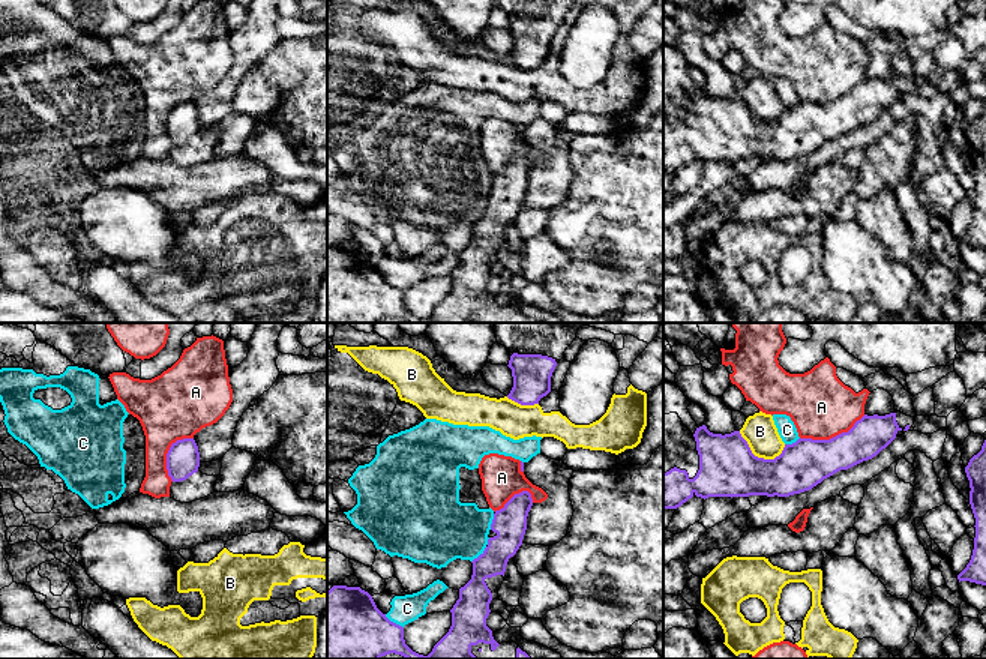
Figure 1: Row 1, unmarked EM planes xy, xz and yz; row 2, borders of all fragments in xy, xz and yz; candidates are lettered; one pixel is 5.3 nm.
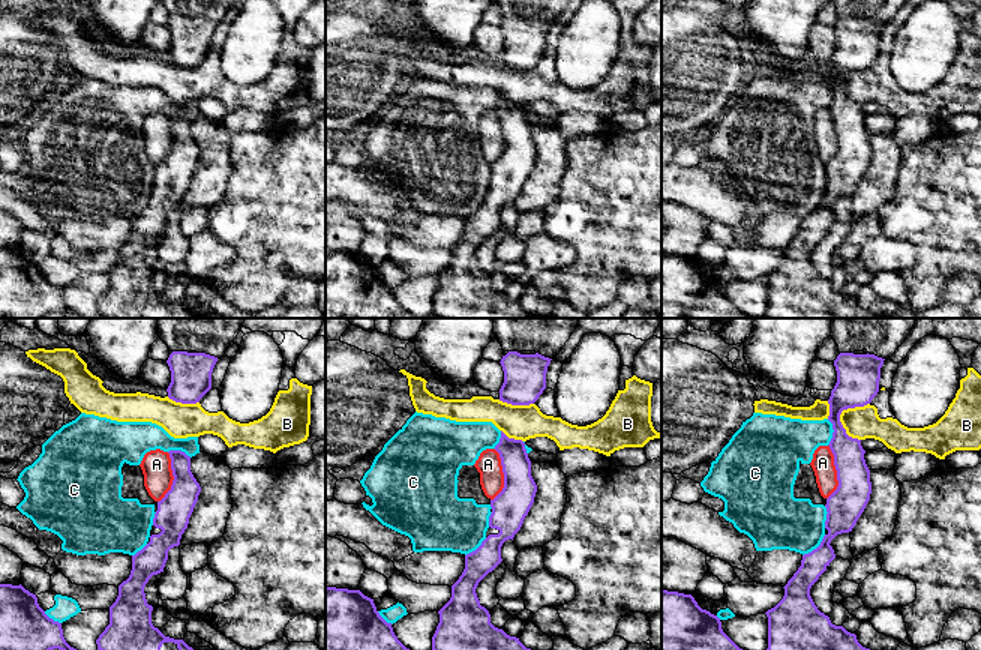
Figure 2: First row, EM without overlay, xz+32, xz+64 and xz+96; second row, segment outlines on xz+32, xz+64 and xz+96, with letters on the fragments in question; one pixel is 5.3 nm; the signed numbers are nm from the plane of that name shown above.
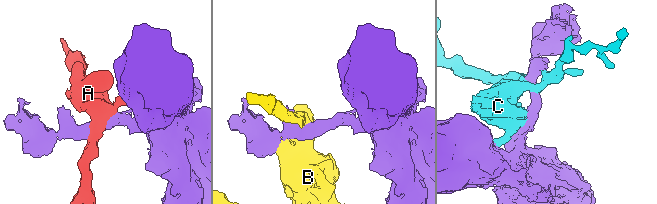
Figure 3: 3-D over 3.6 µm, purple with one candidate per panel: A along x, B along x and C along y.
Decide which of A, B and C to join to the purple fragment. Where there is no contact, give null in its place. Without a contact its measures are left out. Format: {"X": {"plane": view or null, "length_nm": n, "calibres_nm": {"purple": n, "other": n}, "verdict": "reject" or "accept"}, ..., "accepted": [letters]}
{"A": {"plane": "yz", "length_nm": 380, "calibres_nm": {"purple": 260, "other": 340}, "verdict": "reject"}, "B": {"plane": "yz", "length_nm": 260, "calibres_nm": {"purple": 300, "other": 180}, "verdict": "reject"}, "C": {"plane": "xz", "length_nm": 130, "calibres_nm": {"purple": 440, "other": 150}, "verdict": "reject"}, "accepted": []}

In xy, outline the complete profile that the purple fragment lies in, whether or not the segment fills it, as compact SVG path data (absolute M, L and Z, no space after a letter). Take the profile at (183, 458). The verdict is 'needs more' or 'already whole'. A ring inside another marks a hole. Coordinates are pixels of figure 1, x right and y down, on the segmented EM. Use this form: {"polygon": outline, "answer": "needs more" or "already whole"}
{"polygon": "M194 438L177 440L167 453L167 470L173 482L186 480L198 471L200 452Z", "answer": "already whole"}

